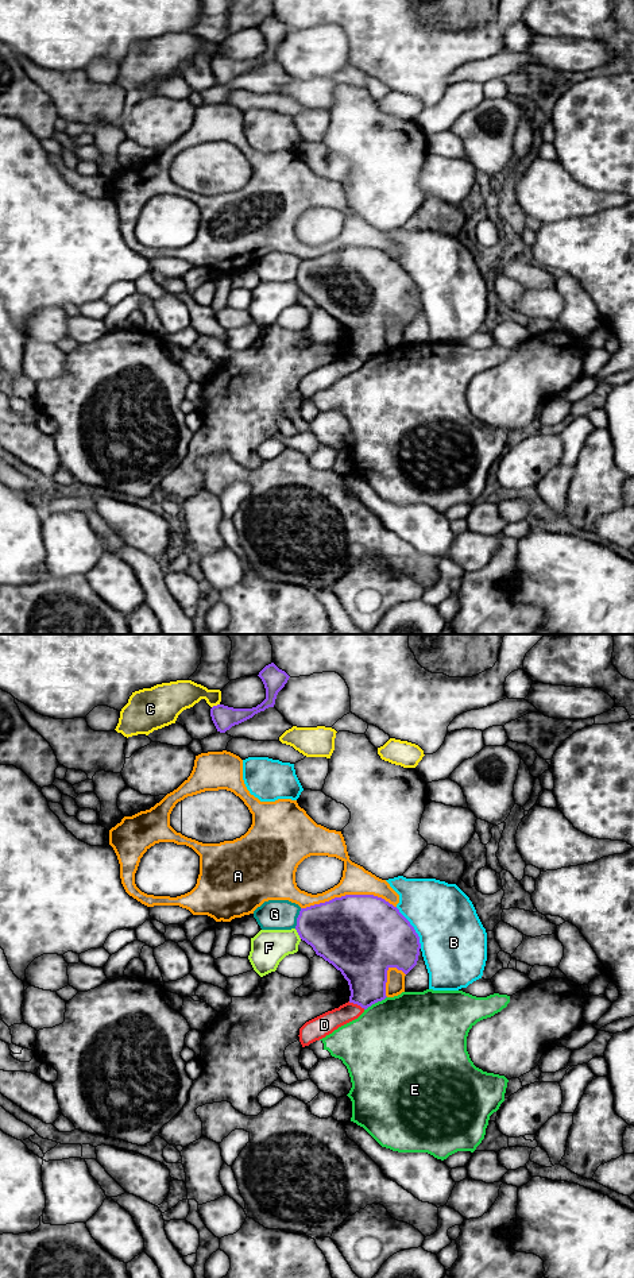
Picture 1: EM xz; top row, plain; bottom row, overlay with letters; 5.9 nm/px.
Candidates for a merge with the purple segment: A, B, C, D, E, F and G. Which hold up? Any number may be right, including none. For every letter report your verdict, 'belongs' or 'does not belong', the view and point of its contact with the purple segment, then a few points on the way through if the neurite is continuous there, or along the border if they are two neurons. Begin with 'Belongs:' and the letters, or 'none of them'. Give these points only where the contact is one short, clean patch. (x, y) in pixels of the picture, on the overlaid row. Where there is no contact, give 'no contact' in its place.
Belongs: none of them
A: does not belong; meets purple in xz at (348, 895)
B: does not belong; meets purple in xz at (413, 927)
C: does not belong; meets purple in xz at (215, 706)
D: does not belong; meets purple in xz at (356, 1003); border along xz (348, 1002), (364, 1008)
E: does not belong; meets purple in xz at (375, 1002)
F: does not belong; meets purple in xz at (298, 934)
G: does not belong; meets purple in xz at (297, 918)

